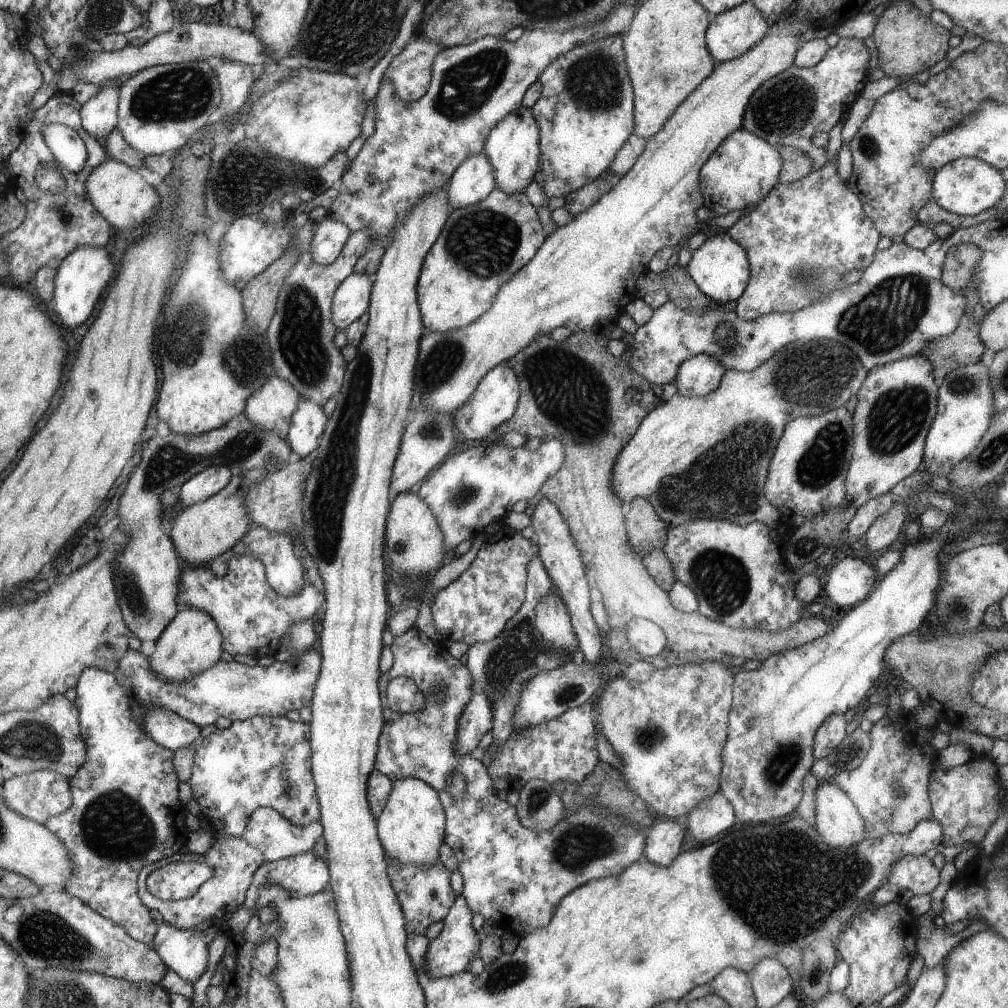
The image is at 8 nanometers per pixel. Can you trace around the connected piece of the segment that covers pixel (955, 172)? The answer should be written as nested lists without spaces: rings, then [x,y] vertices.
[[[960,157],[934,172],[931,196],[938,206],[960,216],[974,216],[990,210],[1005,193],[1001,171],[976,157]]]

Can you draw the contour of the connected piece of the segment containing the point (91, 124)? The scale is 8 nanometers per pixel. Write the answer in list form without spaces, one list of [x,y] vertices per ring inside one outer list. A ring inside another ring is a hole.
[[[107,81],[80,109],[83,127],[101,142],[112,137],[119,121],[119,81]]]

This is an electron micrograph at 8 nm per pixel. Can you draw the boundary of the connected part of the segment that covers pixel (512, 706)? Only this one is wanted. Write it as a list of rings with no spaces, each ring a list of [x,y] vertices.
[[[535,557],[529,563],[526,600],[520,612],[510,620],[510,624],[502,634],[495,639],[471,645],[464,656],[468,668],[471,669],[474,687],[487,694],[491,707],[494,709],[494,726],[491,728],[494,746],[496,743],[499,746],[503,745],[503,742],[506,742],[512,734],[515,728],[515,710],[521,700],[521,692],[536,673],[560,668],[568,661],[576,660],[578,656],[580,660],[585,659],[579,646],[565,655],[562,649],[553,647],[533,627],[536,605],[544,595],[553,591],[554,586],[543,562],[540,557]]]

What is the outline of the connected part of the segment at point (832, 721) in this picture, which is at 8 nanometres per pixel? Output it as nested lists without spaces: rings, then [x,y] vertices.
[[[834,713],[828,716],[817,730],[813,746],[813,756],[816,759],[824,758],[834,750],[846,734],[846,716],[844,713]]]

